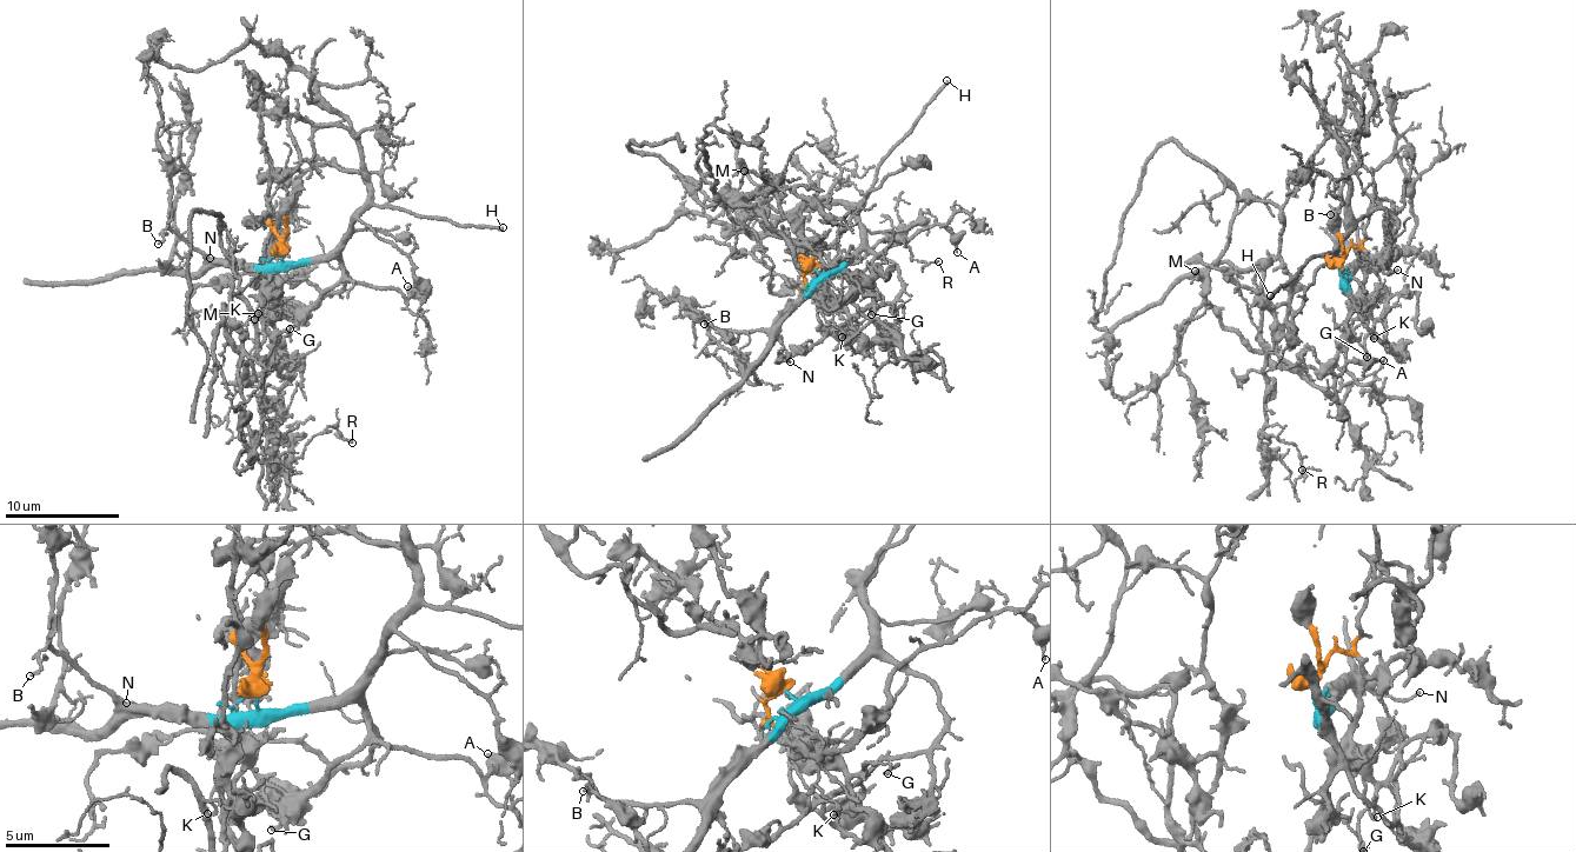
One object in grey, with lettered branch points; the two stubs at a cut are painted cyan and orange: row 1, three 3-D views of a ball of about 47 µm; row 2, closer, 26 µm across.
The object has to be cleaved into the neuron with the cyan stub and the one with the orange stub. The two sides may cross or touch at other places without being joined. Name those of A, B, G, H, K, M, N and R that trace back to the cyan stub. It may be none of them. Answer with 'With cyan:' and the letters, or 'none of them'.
With cyan: A, B, H, N

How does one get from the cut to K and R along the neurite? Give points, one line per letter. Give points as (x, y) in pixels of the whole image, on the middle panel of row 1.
K: (816, 270), (804, 277), (811, 290), (831, 305), (840, 337)
R: (816, 270), (804, 277), (835, 308), (853, 285), (815, 251), (849, 273), (877, 275), (889, 243), (938, 261)

